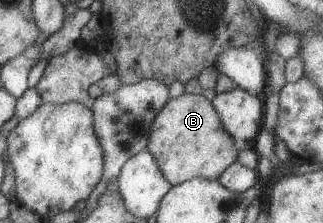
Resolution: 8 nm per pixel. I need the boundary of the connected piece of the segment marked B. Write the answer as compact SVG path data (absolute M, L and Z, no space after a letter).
M185 93L167 101L153 120L148 139L148 150L172 186L193 178L217 180L236 161L239 147L223 127L212 100Z

